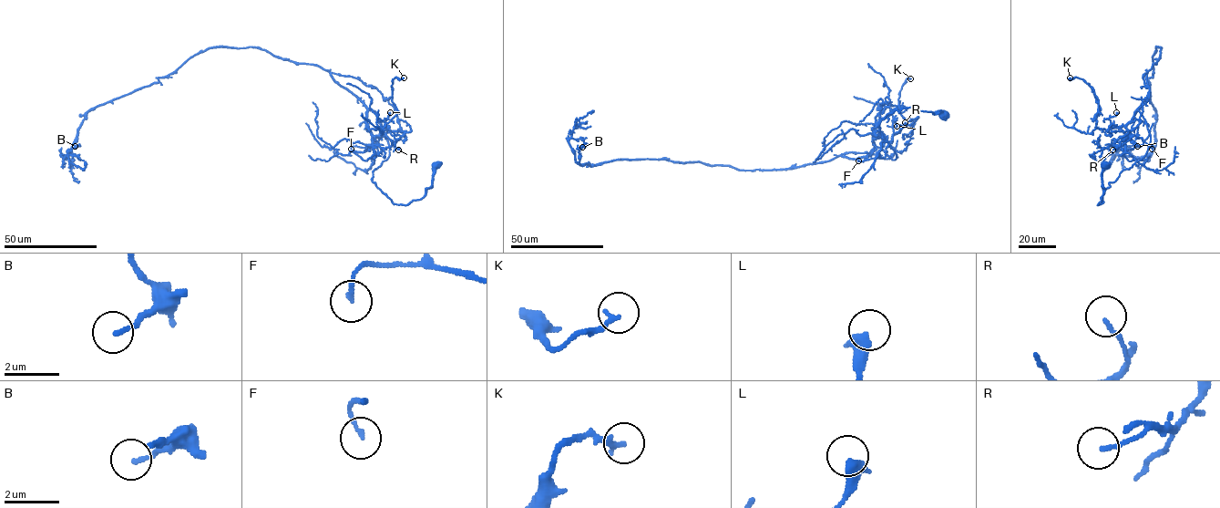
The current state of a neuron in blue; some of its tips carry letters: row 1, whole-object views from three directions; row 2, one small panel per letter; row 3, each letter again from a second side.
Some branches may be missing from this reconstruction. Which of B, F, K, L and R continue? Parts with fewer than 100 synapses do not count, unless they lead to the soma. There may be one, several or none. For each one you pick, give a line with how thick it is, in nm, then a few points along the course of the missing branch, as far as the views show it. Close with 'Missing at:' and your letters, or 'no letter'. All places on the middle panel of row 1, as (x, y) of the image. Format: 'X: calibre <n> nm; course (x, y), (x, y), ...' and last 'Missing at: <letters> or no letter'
Missing at: no letter

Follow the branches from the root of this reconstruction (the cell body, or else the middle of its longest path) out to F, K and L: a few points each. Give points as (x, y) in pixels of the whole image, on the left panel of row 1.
F: (436, 165), (421, 198), (396, 204), (372, 180), (389, 153), (374, 110), (365, 125), (378, 143), (351, 149)
K: (436, 165), (406, 205), (373, 181), (389, 146), (367, 111), (369, 129), (388, 123), (404, 77)
L: (436, 165), (425, 194), (406, 205), (373, 181), (389, 146), (367, 111), (368, 130), (384, 136), (390, 112)

